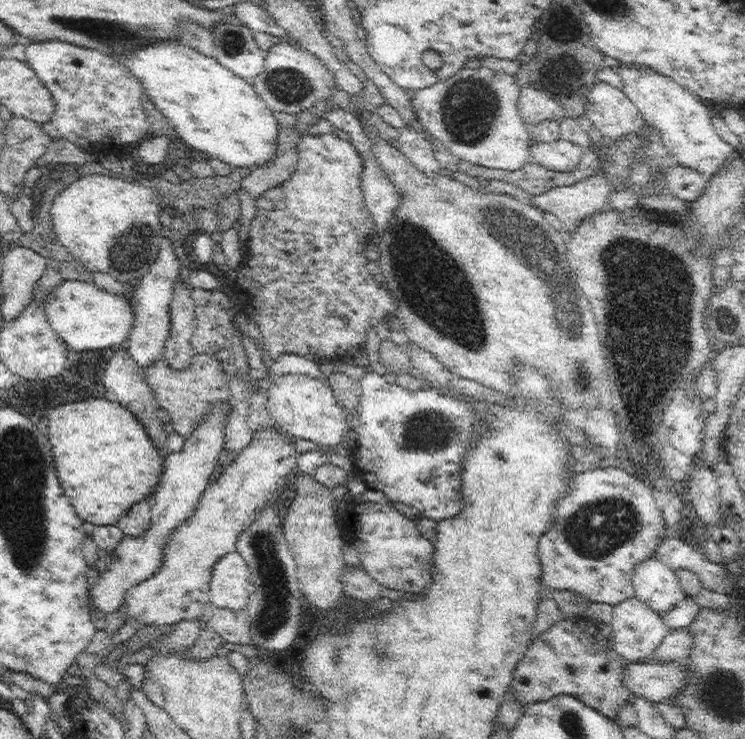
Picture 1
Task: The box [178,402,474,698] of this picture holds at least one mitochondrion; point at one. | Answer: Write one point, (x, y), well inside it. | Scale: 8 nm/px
(276, 596)

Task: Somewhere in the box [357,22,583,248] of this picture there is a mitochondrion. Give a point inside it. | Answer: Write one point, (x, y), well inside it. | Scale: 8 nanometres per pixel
(468, 106)

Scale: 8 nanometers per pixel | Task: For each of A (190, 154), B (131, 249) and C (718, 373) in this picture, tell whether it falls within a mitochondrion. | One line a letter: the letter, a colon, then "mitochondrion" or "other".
A: other
B: mitochondrion
C: other

